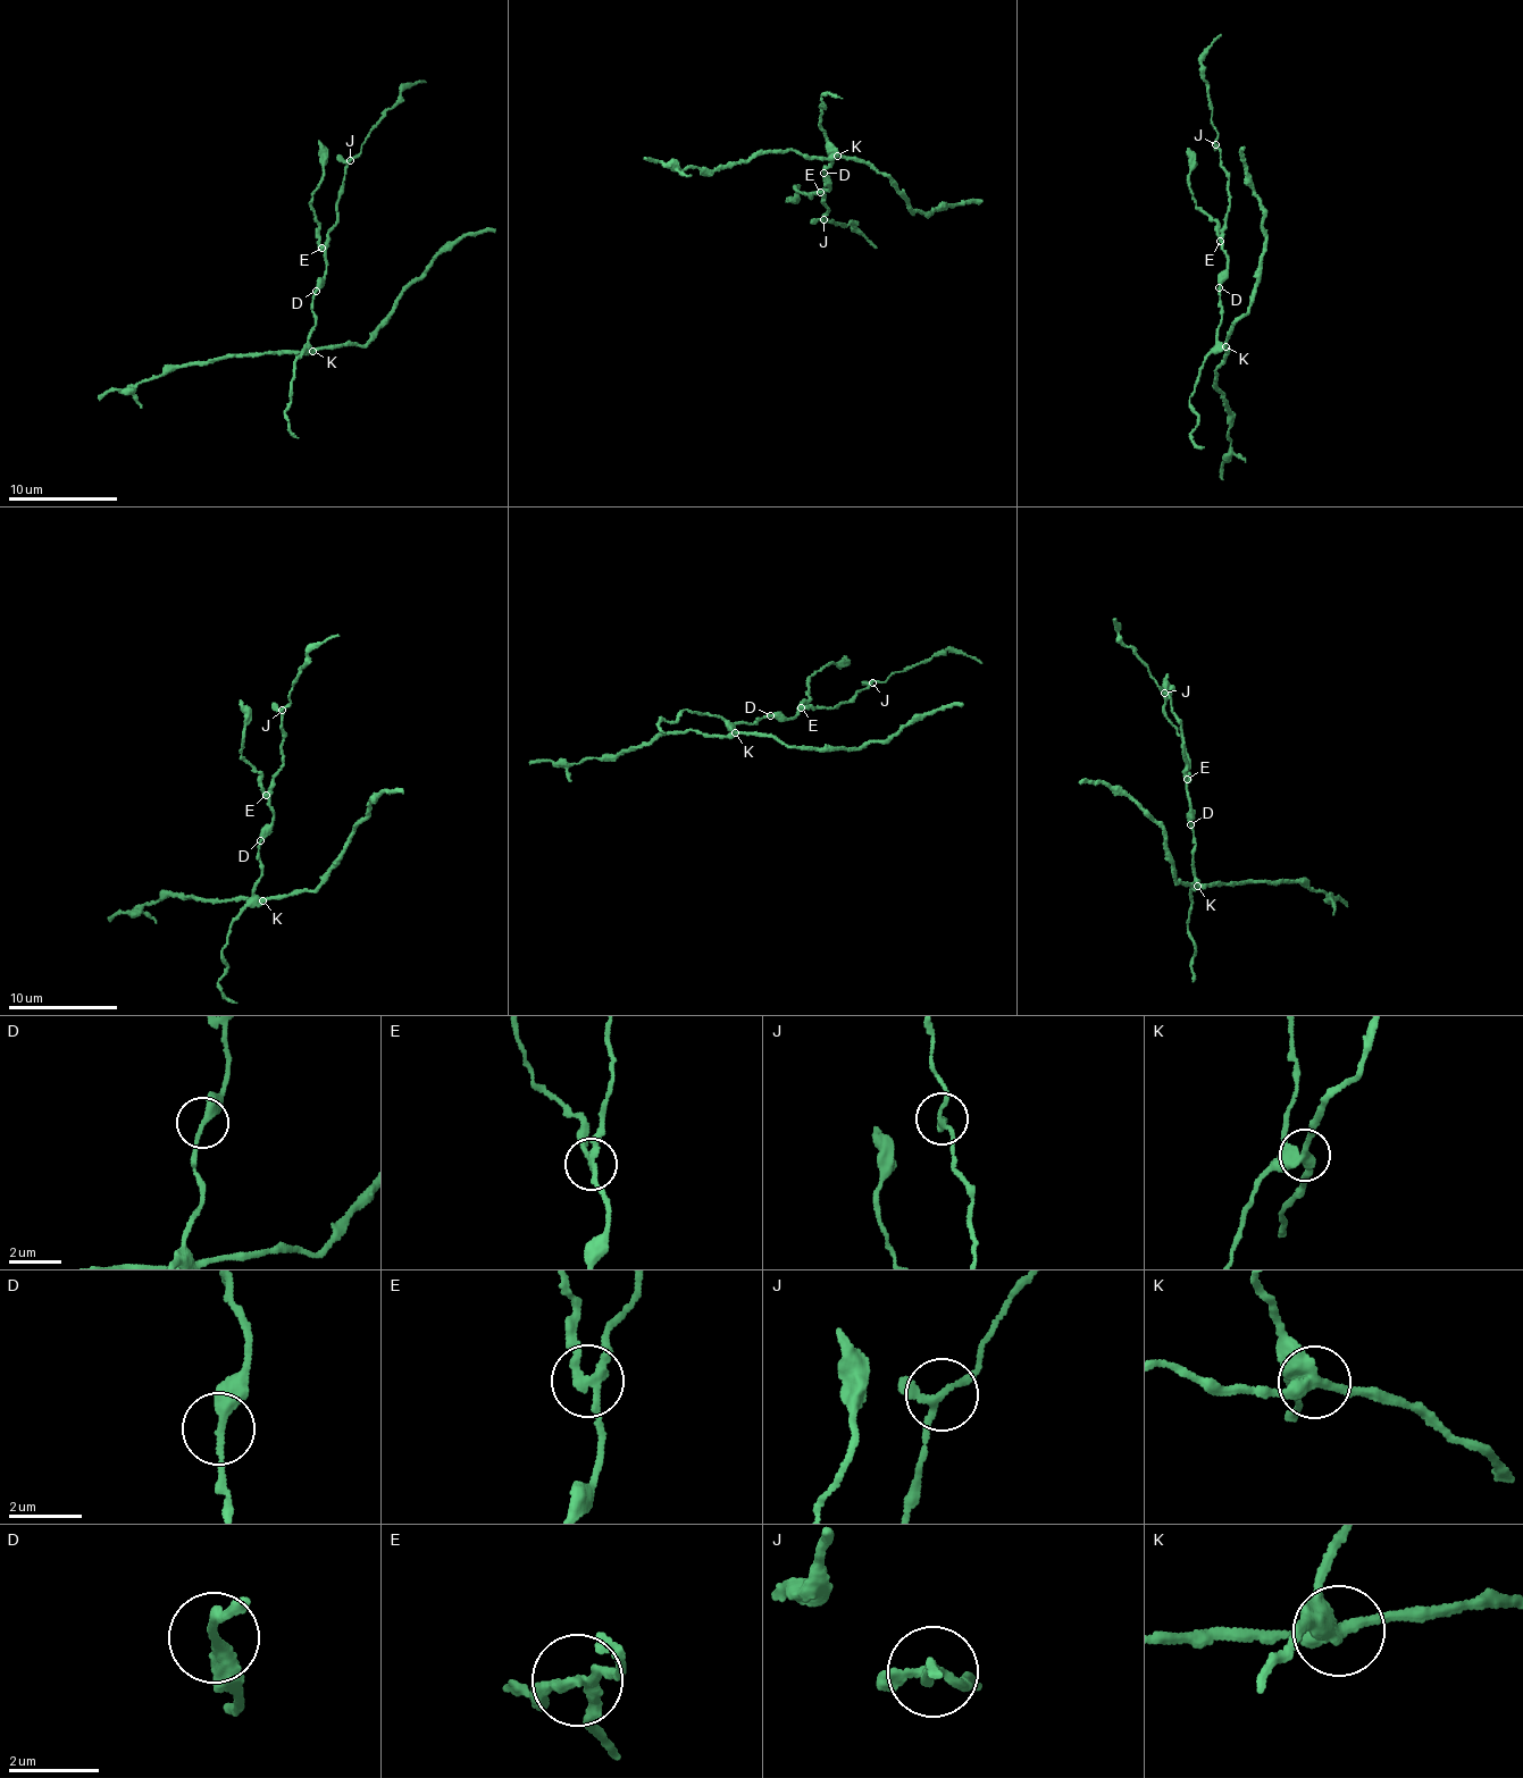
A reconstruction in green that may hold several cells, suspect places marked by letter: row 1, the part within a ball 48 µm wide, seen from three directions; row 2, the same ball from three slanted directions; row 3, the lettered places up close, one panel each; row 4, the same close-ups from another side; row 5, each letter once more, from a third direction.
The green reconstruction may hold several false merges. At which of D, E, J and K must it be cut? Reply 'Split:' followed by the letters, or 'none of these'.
Split: E, K

